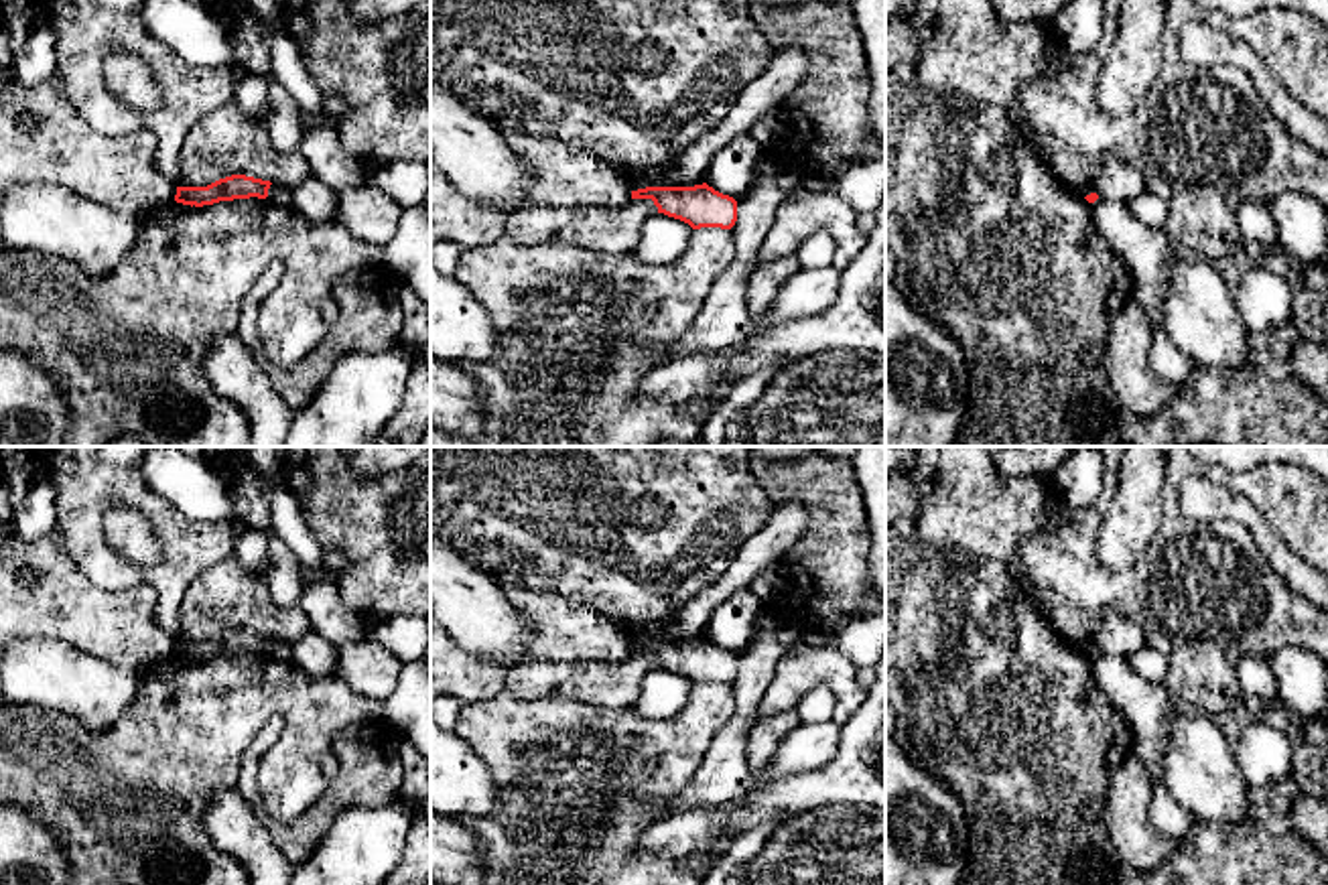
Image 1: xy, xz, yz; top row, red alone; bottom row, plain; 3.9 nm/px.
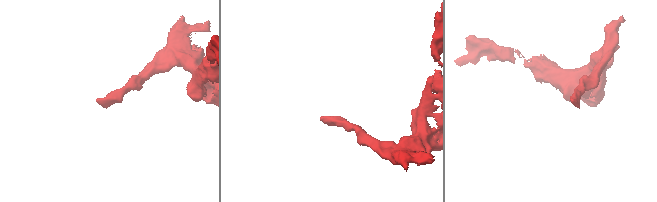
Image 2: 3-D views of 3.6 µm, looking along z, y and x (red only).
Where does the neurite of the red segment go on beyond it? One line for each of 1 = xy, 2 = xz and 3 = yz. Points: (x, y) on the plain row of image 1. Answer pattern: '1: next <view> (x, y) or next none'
1: next none
2: next none
3: next none

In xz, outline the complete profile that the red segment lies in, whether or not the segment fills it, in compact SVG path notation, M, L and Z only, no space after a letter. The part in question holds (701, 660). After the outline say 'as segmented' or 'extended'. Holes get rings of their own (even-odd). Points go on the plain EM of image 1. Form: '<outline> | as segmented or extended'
M646 641L632 645L632 654L652 654L658 668L680 674L692 684L731 684L737 676L737 656L709 641Z | as segmented

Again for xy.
M231 629L225 633L219 633L207 641L177 641L175 656L183 660L213 660L219 656L234 656L234 654L266 654L270 635L246 631L246 629Z | as segmented

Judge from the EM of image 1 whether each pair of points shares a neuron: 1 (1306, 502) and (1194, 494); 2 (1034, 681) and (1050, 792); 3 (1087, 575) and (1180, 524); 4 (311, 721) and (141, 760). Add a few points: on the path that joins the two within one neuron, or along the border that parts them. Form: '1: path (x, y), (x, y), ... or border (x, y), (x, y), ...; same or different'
1: border (1227, 486), (1241, 492), (1280, 534); different
2: path (1034, 709), (1034, 764); same
3: path (1111, 581), (1130, 581), (1158, 553), (1158, 547); same
4: path (269, 705), (220, 705), (183, 735); same

